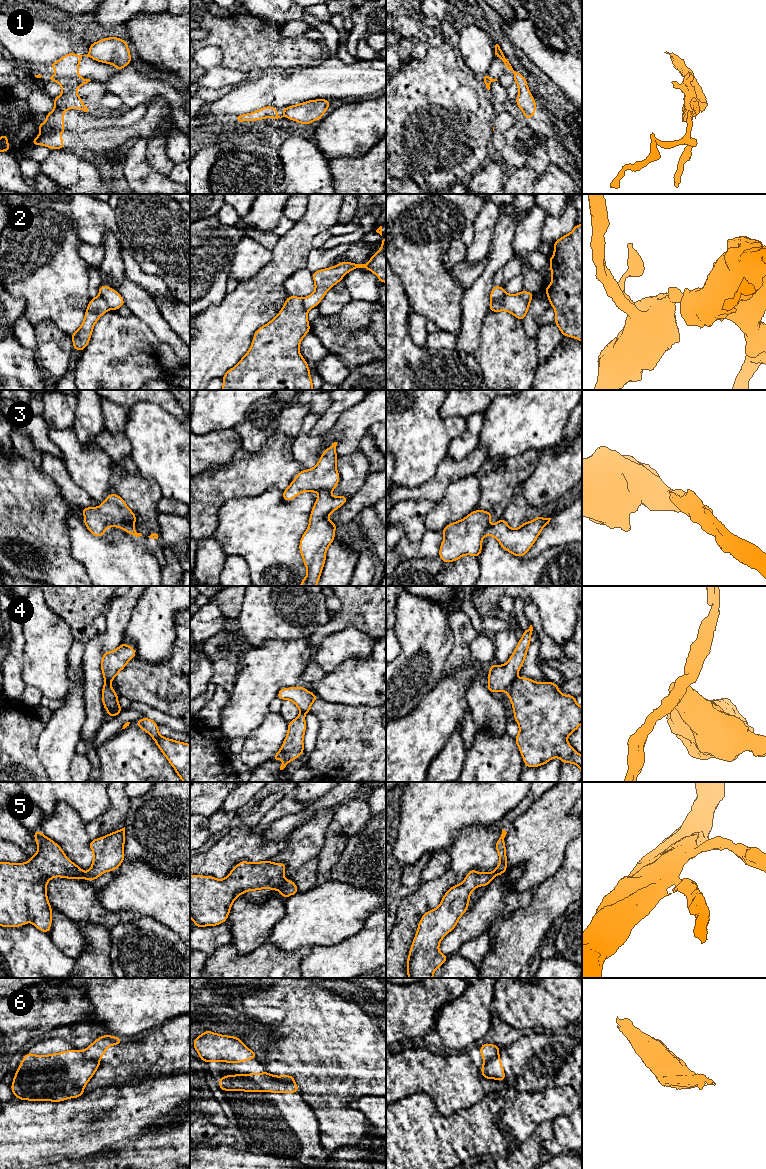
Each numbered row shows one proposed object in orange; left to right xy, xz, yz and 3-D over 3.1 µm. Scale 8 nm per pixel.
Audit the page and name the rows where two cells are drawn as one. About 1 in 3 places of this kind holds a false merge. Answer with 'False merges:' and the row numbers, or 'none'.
False merges: 1, 2, 3, 4, 6

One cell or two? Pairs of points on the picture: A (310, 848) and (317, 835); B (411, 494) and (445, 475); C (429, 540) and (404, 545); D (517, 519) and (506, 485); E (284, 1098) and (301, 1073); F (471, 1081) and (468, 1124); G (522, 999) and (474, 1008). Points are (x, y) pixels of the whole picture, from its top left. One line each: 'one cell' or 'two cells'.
A: one cell
B: one cell
C: one cell
D: two cells
E: two cells
F: two cells
G: two cells

